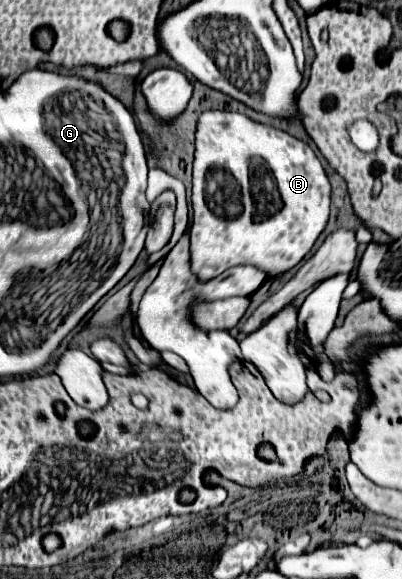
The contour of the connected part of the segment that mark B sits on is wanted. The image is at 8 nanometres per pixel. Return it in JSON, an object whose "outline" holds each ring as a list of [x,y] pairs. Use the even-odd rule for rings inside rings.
{"outline":[[[205,110],[195,132],[193,164],[193,226],[191,226],[191,272],[199,282],[217,278],[227,268],[251,264],[279,274],[293,268],[315,244],[329,218],[329,180],[315,152],[291,134],[227,112]]]}

